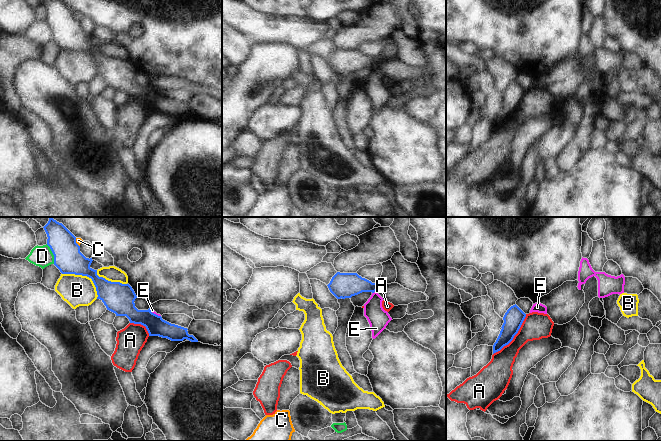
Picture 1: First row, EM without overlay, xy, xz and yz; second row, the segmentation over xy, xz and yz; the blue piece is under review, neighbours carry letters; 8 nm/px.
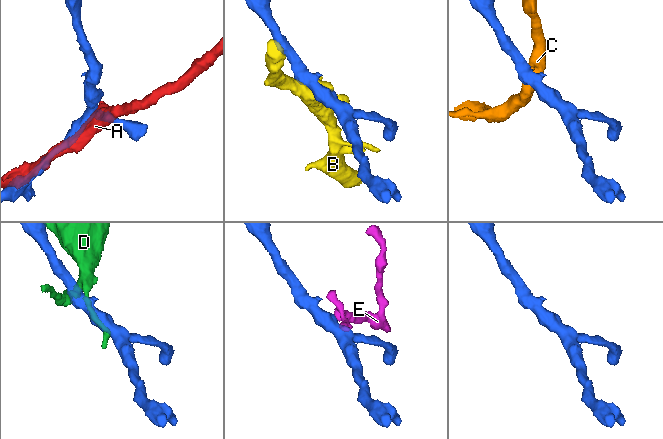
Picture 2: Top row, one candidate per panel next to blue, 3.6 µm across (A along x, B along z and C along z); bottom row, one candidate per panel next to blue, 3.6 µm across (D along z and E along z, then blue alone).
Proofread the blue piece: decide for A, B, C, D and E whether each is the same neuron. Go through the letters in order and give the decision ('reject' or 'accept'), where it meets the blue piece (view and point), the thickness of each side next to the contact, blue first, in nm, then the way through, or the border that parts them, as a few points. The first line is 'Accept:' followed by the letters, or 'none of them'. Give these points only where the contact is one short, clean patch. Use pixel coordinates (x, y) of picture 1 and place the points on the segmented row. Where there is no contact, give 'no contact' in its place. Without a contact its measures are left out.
Accept: none of them
A: reject; meets blue in yz at (514, 335); 160 nm thick on the blue side, 220 nm on the other
B: reject; meets blue in xy at (86, 275); 220 nm thick on the blue side, 260 nm on the other
C: reject; meets blue in xy at (75, 242); 220 nm thick on the blue side, 50 nm on the other; border along xy (75, 238), (79, 246)
D: reject; meets blue in xy at (53, 254); 220 nm thick on the blue side, 170 nm on the other; border along xy (46, 244), (53, 255), (54, 263)
E: reject; meets blue in xz at (373, 292); 200 nm thick on the blue side, 170 nm on the other; border along xz (375, 291), (372, 293)

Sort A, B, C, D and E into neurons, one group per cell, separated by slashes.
A / B / C / D / E

